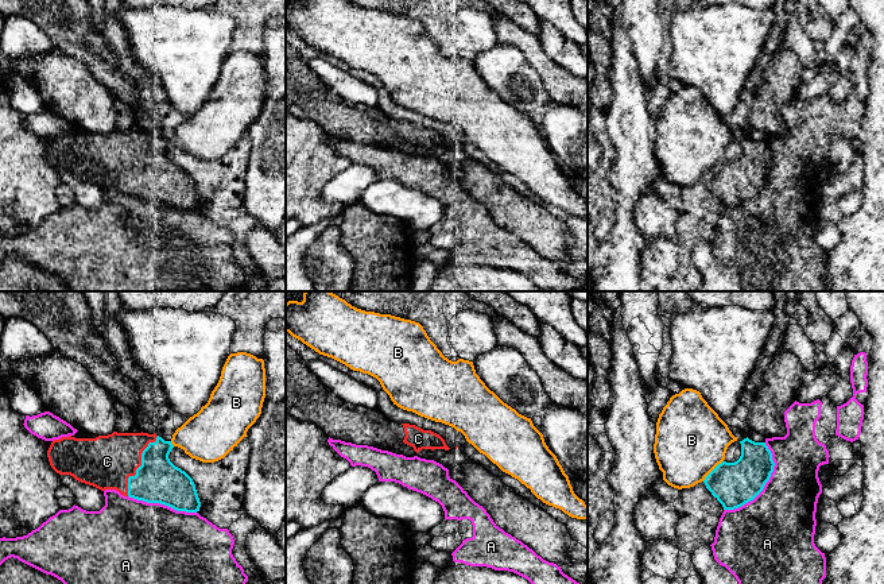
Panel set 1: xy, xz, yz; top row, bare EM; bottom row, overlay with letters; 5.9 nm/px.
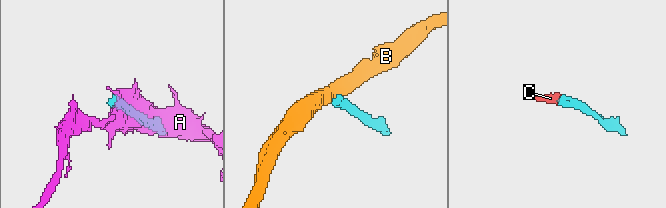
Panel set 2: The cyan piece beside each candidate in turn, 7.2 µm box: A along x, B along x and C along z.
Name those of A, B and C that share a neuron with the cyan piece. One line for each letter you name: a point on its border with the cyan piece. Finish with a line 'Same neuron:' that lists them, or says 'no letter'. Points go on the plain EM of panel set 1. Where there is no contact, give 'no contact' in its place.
C: xy (140, 163)
Same neuron: C

